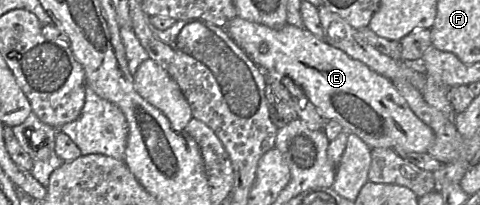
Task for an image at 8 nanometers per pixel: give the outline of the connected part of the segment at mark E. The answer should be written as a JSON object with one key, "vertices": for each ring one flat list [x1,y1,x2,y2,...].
{"vertices":[[239,16,224,27,231,39,269,79,291,78,301,87,320,115,338,121,344,130,358,135,372,149,428,153,435,136,411,110,393,82,366,64,351,58,305,28,286,24,281,28,251,22]]}

